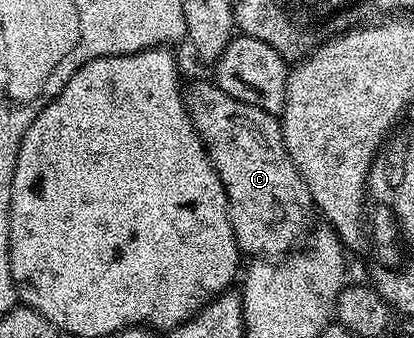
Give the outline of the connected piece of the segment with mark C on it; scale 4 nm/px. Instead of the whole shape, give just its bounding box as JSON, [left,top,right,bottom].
[184,79,314,258]

